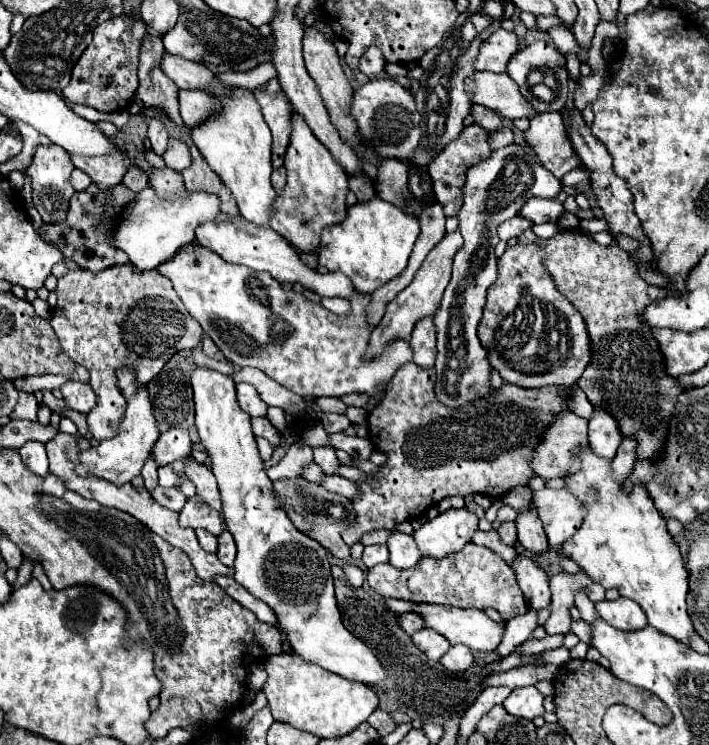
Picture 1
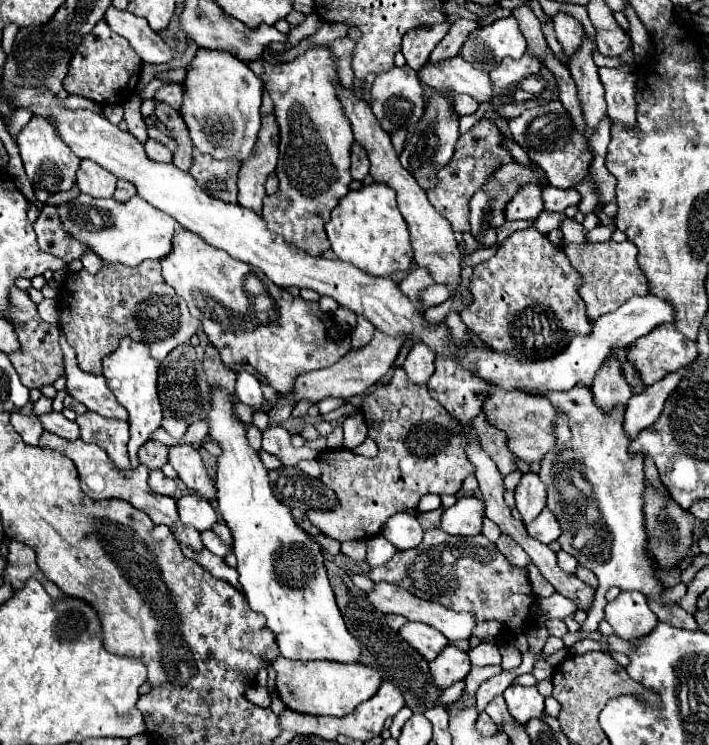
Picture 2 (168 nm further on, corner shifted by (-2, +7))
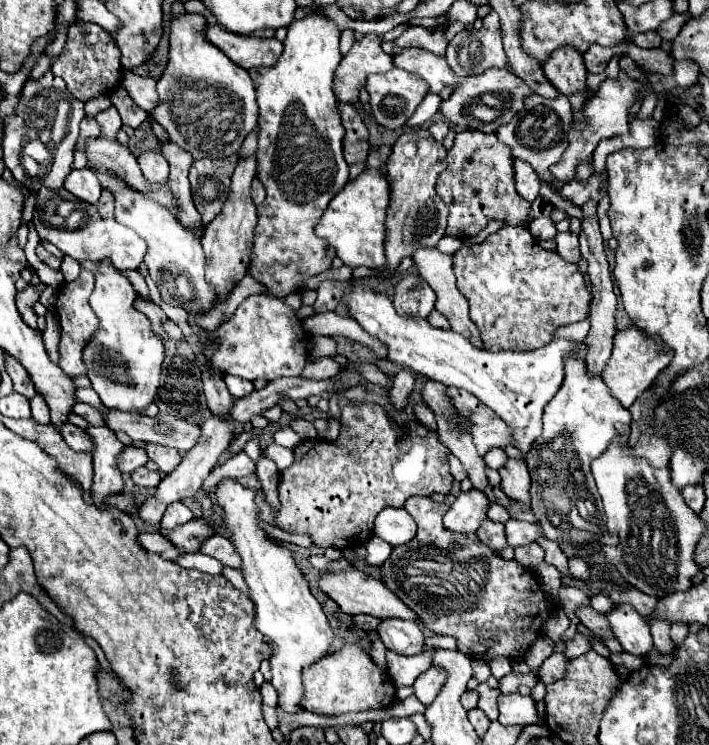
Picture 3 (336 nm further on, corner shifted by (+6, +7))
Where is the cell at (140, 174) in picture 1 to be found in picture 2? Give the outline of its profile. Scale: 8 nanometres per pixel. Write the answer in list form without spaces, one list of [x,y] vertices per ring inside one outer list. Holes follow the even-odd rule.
[[[118,181],[116,183],[116,193],[112,195],[116,201],[120,201],[120,203],[124,203],[124,201],[128,201],[130,197],[134,197],[136,195],[136,189],[134,189],[134,185],[130,185],[128,181]]]

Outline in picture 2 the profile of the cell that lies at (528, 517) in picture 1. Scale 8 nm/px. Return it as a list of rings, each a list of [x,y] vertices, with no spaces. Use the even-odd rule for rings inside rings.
[[[532,471],[524,473],[516,491],[516,507],[522,513],[522,521],[530,523],[546,507],[546,485]]]

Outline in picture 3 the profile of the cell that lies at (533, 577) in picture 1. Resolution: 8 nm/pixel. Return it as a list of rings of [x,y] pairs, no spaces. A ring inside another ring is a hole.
[[[486,519],[486,521],[480,525],[480,529],[476,531],[476,535],[480,537],[480,541],[482,541],[484,545],[488,545],[488,547],[490,547],[492,551],[496,551],[496,553],[508,547],[508,541],[506,541],[506,537],[504,537],[504,525],[502,525],[502,523],[494,523],[494,521]]]

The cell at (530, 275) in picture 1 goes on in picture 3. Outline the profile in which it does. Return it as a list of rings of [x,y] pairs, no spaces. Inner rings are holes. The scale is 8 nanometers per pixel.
[[[502,227],[498,233],[490,235],[484,243],[480,245],[464,245],[462,249],[458,249],[454,253],[454,275],[456,275],[456,285],[460,289],[460,293],[470,301],[470,319],[478,325],[478,331],[480,331],[480,339],[484,343],[484,349],[486,351],[494,351],[494,349],[540,349],[544,345],[548,345],[552,339],[554,339],[554,333],[558,327],[562,325],[570,325],[570,323],[576,323],[576,321],[582,321],[586,319],[588,315],[588,305],[590,305],[590,295],[586,291],[586,285],[584,285],[584,279],[582,279],[582,273],[578,271],[578,265],[576,263],[568,263],[564,261],[556,251],[546,251],[538,245],[538,241],[532,237],[532,233],[526,229],[526,227]]]

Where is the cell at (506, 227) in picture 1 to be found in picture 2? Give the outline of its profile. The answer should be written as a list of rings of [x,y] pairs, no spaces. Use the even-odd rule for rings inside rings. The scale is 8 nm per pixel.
[[[526,185],[526,189],[518,191],[510,205],[506,207],[506,219],[536,219],[540,211],[544,209],[542,205],[542,187],[540,185]]]

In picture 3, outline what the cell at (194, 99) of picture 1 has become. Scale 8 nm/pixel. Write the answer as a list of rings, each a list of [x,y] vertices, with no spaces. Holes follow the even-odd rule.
[[[126,71],[122,79],[122,87],[130,93],[132,101],[142,107],[144,111],[152,111],[158,105],[158,91],[156,91],[156,81],[152,77],[138,77],[136,73]]]

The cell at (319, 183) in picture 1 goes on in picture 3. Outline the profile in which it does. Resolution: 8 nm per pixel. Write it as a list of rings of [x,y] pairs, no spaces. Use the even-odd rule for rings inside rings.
[[[312,13],[304,19],[294,21],[288,27],[284,41],[284,53],[274,67],[250,69],[250,77],[256,85],[260,105],[260,135],[258,135],[258,179],[266,187],[266,199],[258,205],[258,225],[252,247],[250,275],[268,287],[268,295],[286,297],[288,293],[300,291],[304,281],[320,271],[326,271],[336,257],[330,243],[314,233],[314,225],[320,221],[332,197],[348,181],[348,165],[342,157],[344,127],[336,107],[336,95],[332,89],[334,71],[340,63],[338,51],[340,31],[332,21],[320,13]]]

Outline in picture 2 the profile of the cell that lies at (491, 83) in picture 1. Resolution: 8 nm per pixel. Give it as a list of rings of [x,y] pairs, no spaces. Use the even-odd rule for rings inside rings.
[[[458,55],[452,59],[444,59],[440,63],[428,61],[418,71],[418,77],[430,89],[446,93],[446,97],[466,93],[474,97],[478,103],[488,101],[492,97],[492,83],[488,73],[474,69]]]

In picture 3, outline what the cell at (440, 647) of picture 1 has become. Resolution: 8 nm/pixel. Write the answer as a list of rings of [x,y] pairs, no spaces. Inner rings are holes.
[[[386,619],[378,627],[378,635],[386,649],[400,655],[418,655],[424,651],[424,633],[414,621]]]

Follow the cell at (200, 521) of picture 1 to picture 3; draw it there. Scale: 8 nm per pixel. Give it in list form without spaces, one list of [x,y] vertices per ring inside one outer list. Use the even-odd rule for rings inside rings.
[[[176,501],[176,503],[168,505],[168,509],[160,521],[160,527],[162,529],[176,529],[178,525],[184,525],[190,519],[194,519],[194,513],[182,501]]]

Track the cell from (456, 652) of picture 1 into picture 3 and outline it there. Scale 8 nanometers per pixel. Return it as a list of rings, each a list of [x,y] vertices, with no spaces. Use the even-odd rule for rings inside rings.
[[[430,667],[428,671],[424,671],[416,681],[414,681],[414,695],[424,703],[430,705],[436,695],[440,693],[442,685],[446,683],[446,671],[440,667]]]

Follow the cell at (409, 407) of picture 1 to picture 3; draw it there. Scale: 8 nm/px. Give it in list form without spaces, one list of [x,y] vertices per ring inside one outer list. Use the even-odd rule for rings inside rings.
[[[350,403],[342,409],[342,427],[346,427],[338,441],[336,441],[336,447],[334,443],[330,441],[318,441],[318,439],[308,439],[308,441],[302,441],[296,449],[294,449],[294,465],[290,469],[284,469],[282,475],[280,475],[280,485],[278,485],[278,493],[280,493],[280,513],[276,517],[276,523],[280,529],[284,531],[290,531],[290,533],[308,533],[312,537],[312,541],[318,545],[318,547],[336,547],[336,549],[356,549],[356,547],[362,547],[370,537],[372,537],[372,531],[374,531],[374,519],[376,515],[386,509],[386,507],[404,507],[404,501],[412,495],[432,495],[432,493],[444,493],[448,495],[450,489],[452,489],[452,473],[450,473],[450,465],[448,465],[448,449],[440,443],[438,439],[438,431],[430,431],[426,429],[420,421],[410,421],[410,423],[404,423],[404,425],[398,425],[396,421],[392,421],[386,413],[386,409],[378,403]]]

